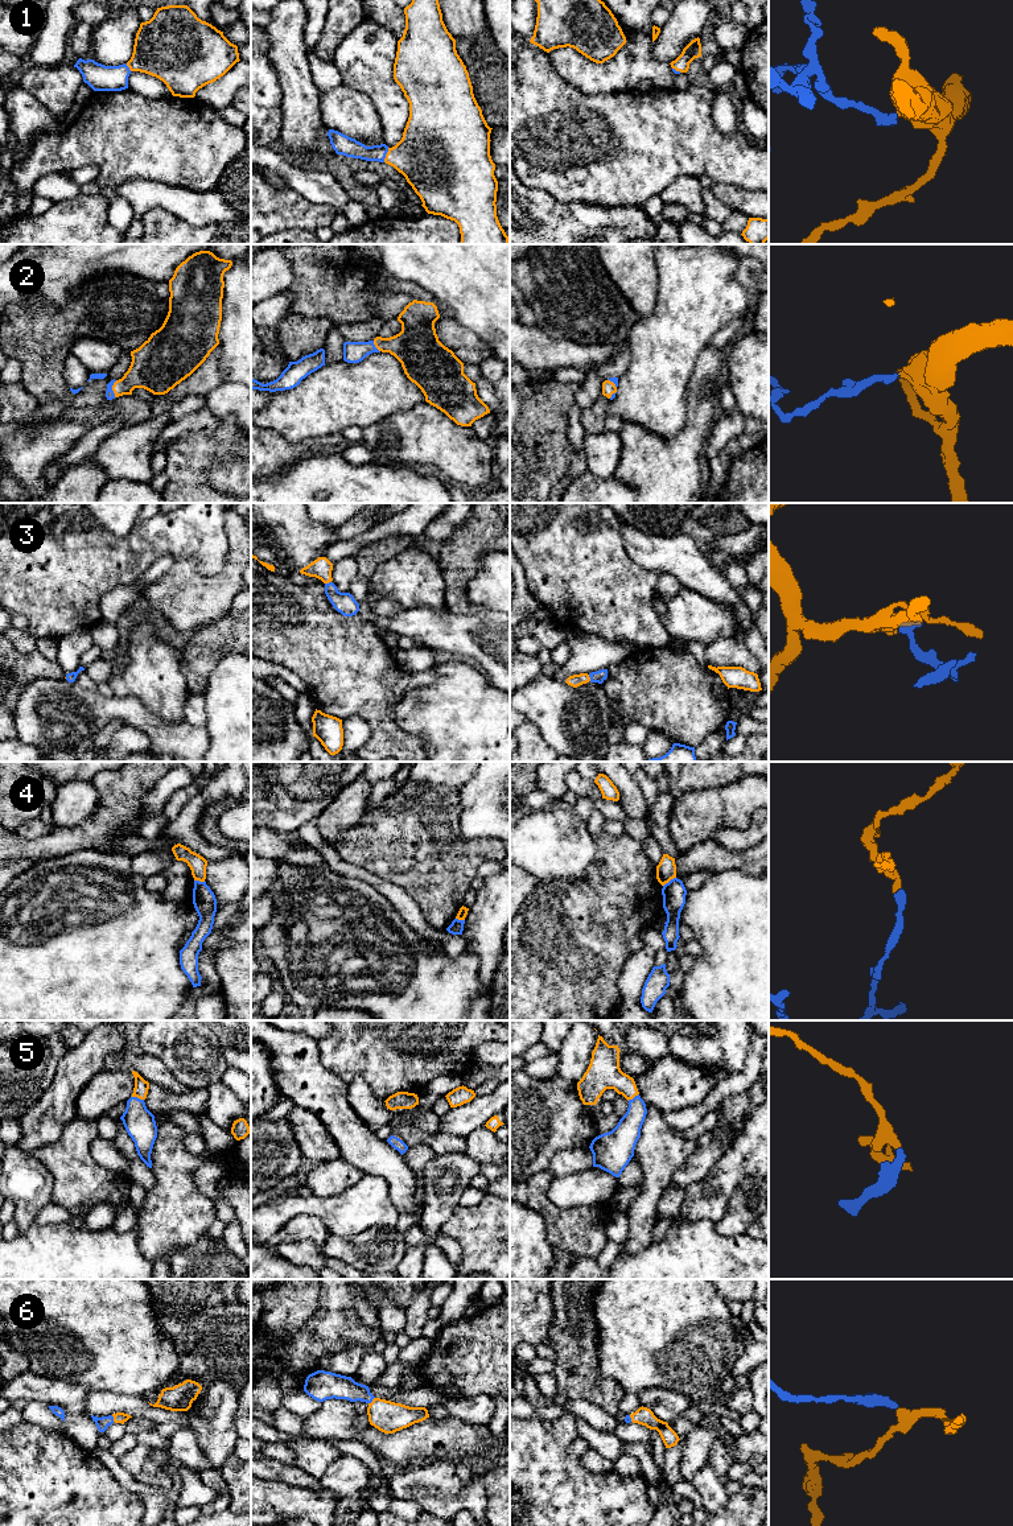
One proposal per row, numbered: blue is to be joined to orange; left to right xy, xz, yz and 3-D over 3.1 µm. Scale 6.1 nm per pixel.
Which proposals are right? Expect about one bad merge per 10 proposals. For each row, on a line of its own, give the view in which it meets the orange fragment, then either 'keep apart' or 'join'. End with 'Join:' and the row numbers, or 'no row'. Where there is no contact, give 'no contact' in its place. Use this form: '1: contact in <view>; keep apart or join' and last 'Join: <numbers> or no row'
1: contact in xz; join
2: contact in xy; join
3: contact in xz; join
4: contact in yz; keep apart
5: contact in xy; join
6: contact in xz; join
Join: 1, 2, 3, 5, 6

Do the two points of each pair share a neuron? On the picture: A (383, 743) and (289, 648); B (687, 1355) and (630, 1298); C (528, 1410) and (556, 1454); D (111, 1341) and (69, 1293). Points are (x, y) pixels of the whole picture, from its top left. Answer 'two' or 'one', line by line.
A: one
B: one
C: two
D: one

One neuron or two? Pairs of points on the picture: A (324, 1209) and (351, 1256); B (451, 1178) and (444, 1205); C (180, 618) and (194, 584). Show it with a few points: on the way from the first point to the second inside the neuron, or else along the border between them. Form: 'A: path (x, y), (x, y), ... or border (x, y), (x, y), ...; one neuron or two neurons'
A: border (370, 1228), (353, 1234), (330, 1234); two neurons
B: path (444, 1184), (444, 1199); one neuron
C: path (186, 610), (189, 592); one neuron

